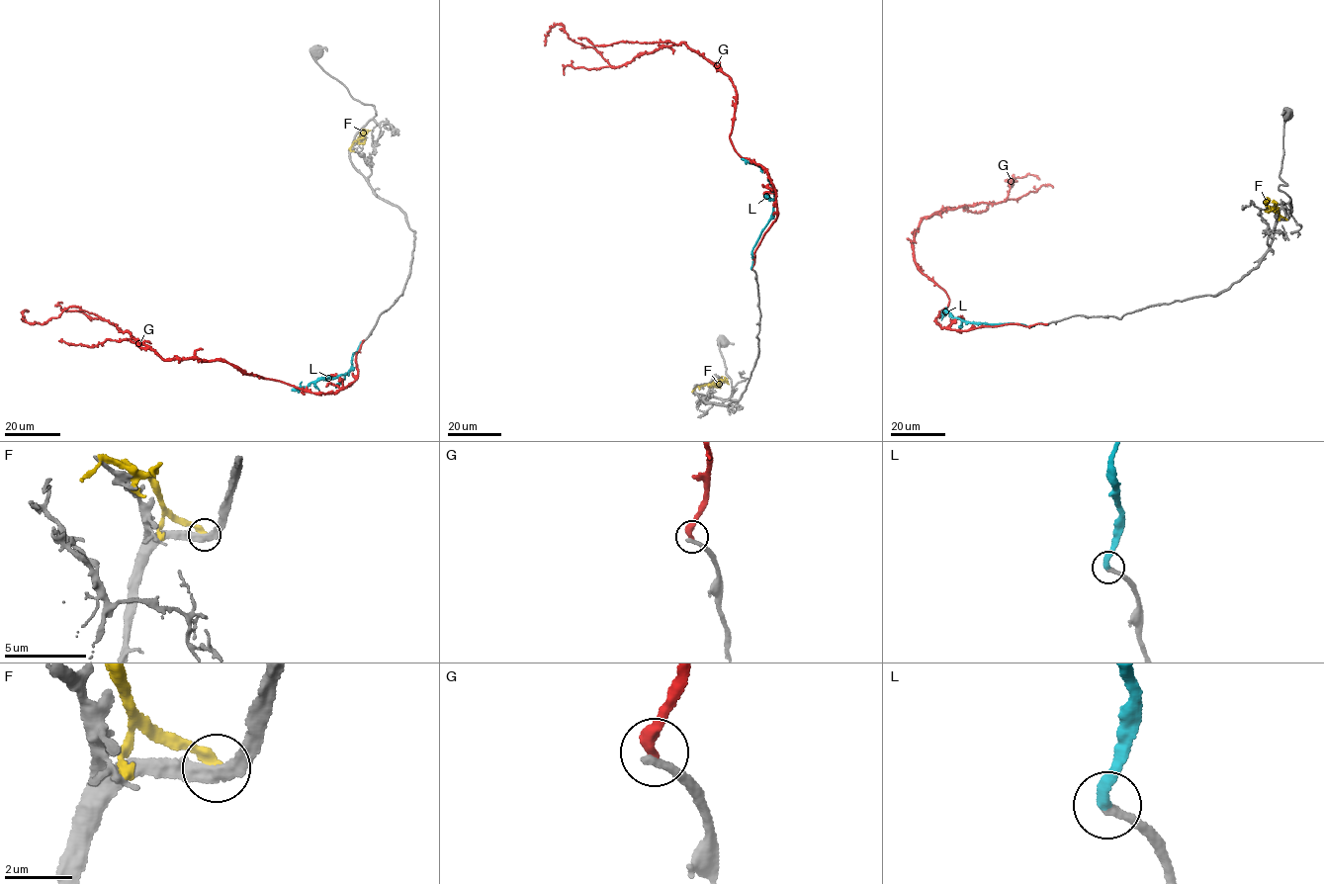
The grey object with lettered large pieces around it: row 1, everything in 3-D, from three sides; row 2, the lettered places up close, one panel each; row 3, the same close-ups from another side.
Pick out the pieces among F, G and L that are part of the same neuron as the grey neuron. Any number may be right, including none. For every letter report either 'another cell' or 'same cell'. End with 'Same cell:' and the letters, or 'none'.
F: another cell
G: another cell
L: same cell
Same cell: L

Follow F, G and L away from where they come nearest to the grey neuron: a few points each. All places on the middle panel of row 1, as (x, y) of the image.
F: (692, 391), (715, 380), (729, 384)
G: (752, 269), (775, 189), (733, 146), (728, 76), (680, 43), (615, 66), (560, 25), (545, 45)
L: (751, 269), (752, 249), (772, 212), (774, 188), (765, 170), (741, 159)

